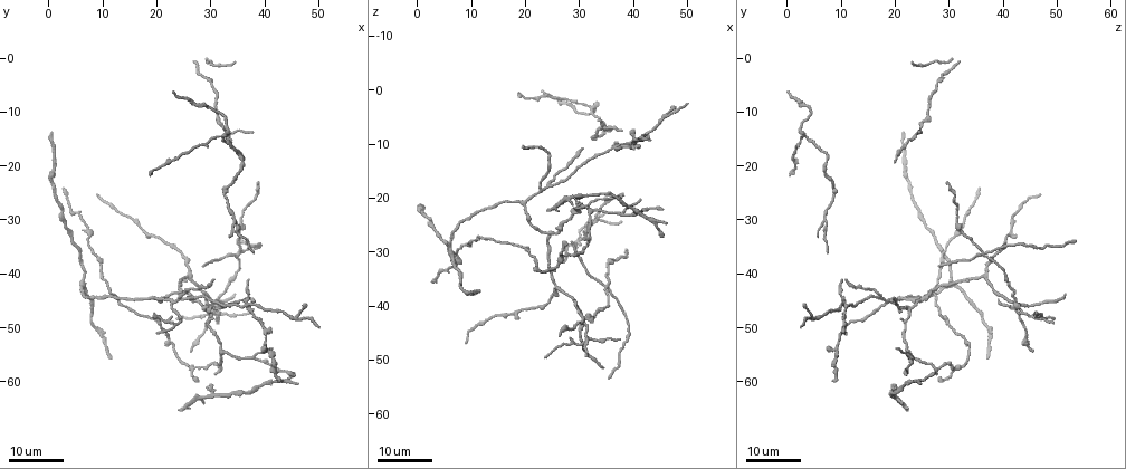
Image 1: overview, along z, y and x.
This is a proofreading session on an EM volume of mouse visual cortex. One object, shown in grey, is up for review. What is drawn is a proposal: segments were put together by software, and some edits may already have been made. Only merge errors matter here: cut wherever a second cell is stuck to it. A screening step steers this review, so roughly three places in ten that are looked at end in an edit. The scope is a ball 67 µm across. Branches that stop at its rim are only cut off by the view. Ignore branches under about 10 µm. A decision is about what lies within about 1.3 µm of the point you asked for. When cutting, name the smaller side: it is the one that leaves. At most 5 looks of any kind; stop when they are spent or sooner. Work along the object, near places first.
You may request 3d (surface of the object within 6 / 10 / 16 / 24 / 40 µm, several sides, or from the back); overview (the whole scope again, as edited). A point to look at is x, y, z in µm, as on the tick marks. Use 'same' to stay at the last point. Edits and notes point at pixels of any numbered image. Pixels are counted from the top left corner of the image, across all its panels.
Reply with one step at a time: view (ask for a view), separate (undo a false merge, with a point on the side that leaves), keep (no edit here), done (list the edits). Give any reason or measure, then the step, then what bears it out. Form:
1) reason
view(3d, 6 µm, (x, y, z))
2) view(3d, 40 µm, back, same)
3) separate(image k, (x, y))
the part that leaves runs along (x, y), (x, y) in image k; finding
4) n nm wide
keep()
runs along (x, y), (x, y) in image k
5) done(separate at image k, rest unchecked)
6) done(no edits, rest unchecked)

a narrow waist
view(3d, 16 µm, (33.5, 23.5, 8.5))

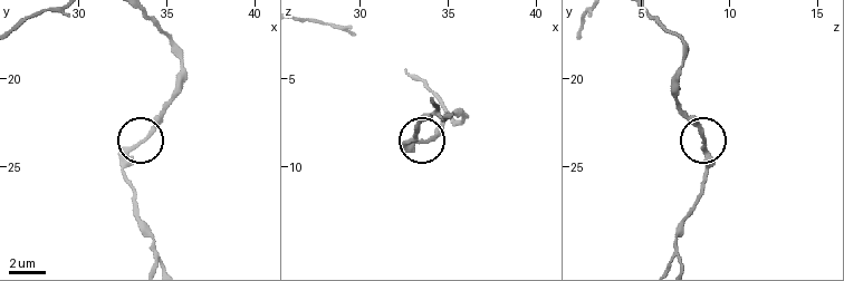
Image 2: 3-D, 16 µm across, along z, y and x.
zoom in
view(3d, 6 µm, (33.4, 23.7, 8.6))

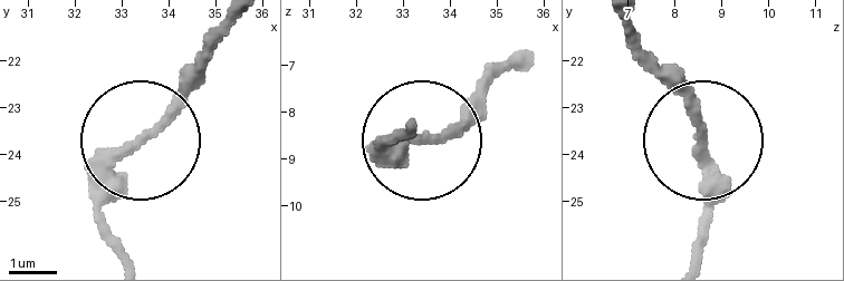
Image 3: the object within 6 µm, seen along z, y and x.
keep()
one cell here

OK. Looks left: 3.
four arms meet
view(3d, 24 µm, (37.0, 45.5, 10.5))

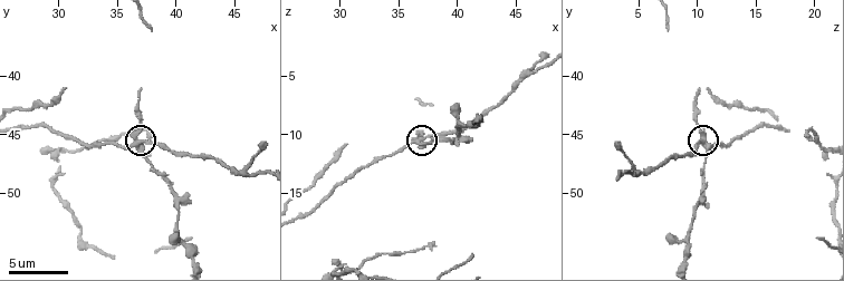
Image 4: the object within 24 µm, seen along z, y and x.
closer look
view(3d, 10 µm, (36.6, 45.6, 10.6))

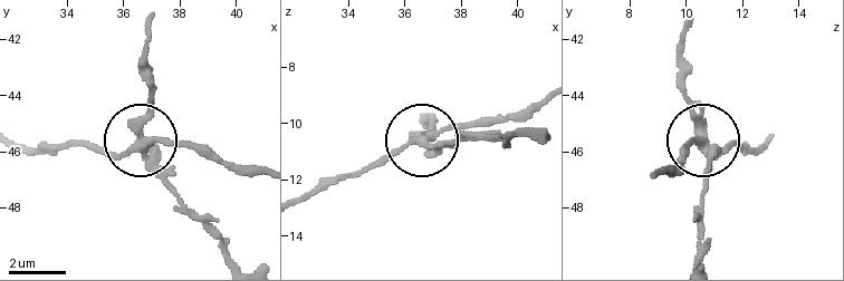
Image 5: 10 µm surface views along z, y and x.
4 arms
separate(image 5, (150, 105))
the part that leaves runs along (144, 148), (151, 167), (226, 261) in image 5; two cells meet here

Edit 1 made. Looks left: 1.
done(separate at image 5, rest unchecked)

